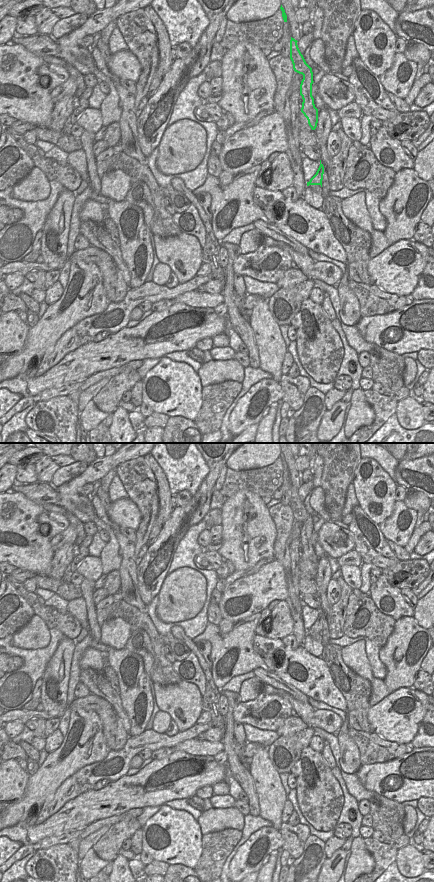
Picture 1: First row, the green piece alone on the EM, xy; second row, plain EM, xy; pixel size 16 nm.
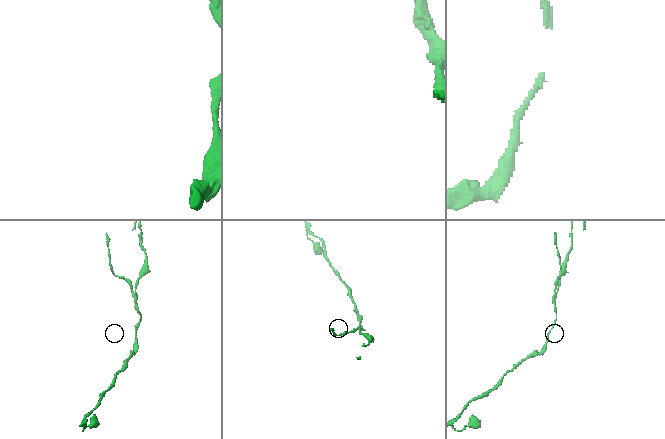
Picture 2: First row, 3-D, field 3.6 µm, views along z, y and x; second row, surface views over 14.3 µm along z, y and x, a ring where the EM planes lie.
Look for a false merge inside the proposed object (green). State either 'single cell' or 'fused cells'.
fused cells

